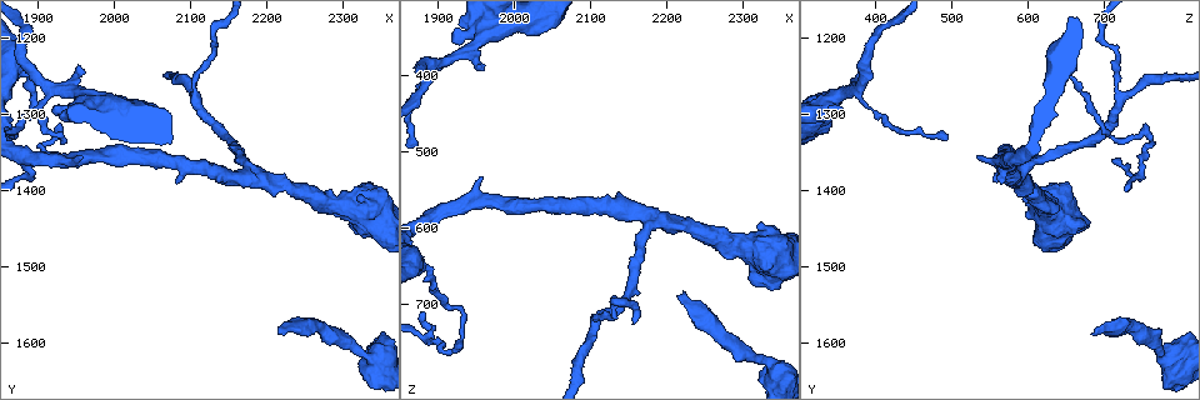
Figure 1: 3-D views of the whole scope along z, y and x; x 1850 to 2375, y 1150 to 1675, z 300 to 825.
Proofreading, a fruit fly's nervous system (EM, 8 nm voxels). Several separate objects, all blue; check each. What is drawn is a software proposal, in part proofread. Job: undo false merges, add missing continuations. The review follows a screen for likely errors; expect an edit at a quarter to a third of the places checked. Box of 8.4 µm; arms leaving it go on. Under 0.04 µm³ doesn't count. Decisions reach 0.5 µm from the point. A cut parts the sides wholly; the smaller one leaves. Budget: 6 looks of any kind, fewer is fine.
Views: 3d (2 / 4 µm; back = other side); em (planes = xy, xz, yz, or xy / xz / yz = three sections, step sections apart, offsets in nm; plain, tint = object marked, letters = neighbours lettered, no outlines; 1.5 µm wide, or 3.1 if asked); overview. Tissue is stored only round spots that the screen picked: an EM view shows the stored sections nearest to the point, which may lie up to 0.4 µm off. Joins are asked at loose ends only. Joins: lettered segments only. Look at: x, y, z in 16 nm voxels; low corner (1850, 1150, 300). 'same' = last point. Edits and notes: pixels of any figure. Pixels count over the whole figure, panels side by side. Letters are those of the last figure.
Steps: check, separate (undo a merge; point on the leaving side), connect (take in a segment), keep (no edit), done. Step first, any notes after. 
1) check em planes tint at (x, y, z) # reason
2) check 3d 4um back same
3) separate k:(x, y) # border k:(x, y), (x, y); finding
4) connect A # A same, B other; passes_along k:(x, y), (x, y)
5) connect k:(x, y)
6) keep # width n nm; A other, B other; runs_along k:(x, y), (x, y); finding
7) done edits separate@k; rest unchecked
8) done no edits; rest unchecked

check em planes letters at (1955, 1240, 390) # branch stops here

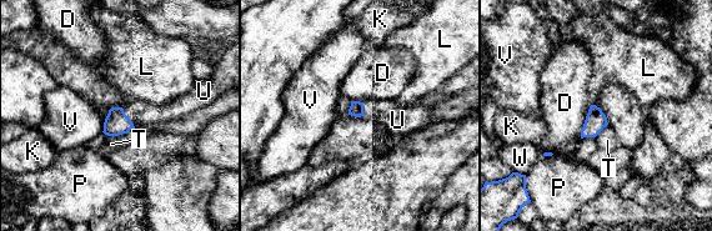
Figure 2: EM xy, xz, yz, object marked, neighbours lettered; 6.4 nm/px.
connect U # D other, K other, L other, P other, T other, U same, V other, W other; the neuron continues

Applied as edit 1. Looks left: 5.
check overview # redraw

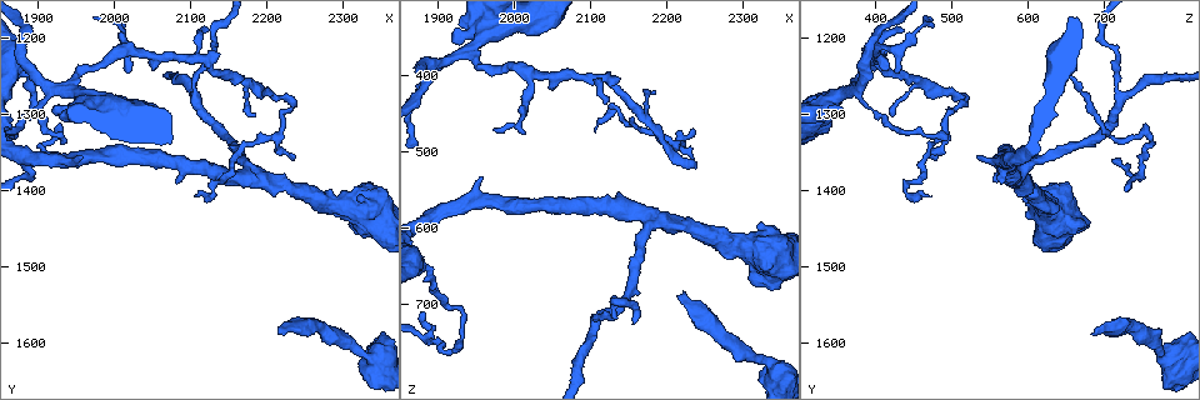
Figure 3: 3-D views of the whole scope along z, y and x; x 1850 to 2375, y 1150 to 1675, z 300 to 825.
check 3d 2um at (1920, 1330, 765) # abrupt turn

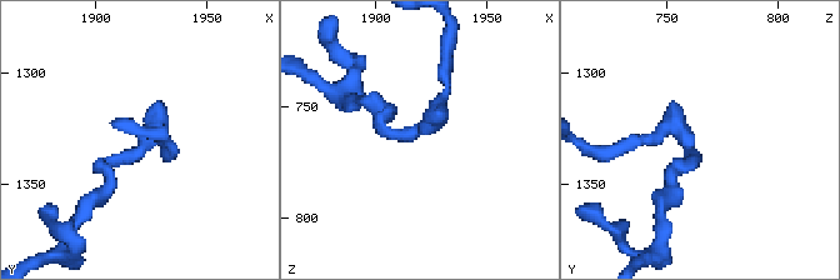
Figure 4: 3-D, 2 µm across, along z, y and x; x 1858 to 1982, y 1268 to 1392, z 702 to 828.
check em planes letters at (1925, 1332, 760) # now the EM

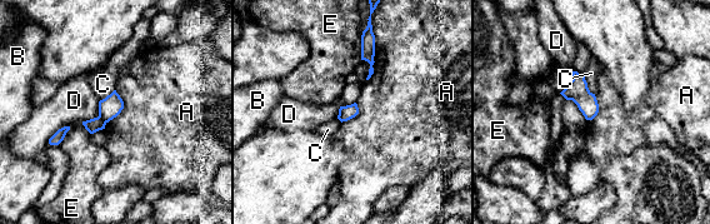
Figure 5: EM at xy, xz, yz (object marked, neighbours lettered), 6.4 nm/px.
separate 5:(93, 125) # width 100 nm; A other, B other, C other, D other, E other; border 5:(98, 117), (105, 123); two neurons meet here

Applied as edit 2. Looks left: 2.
check overview # see it whole again

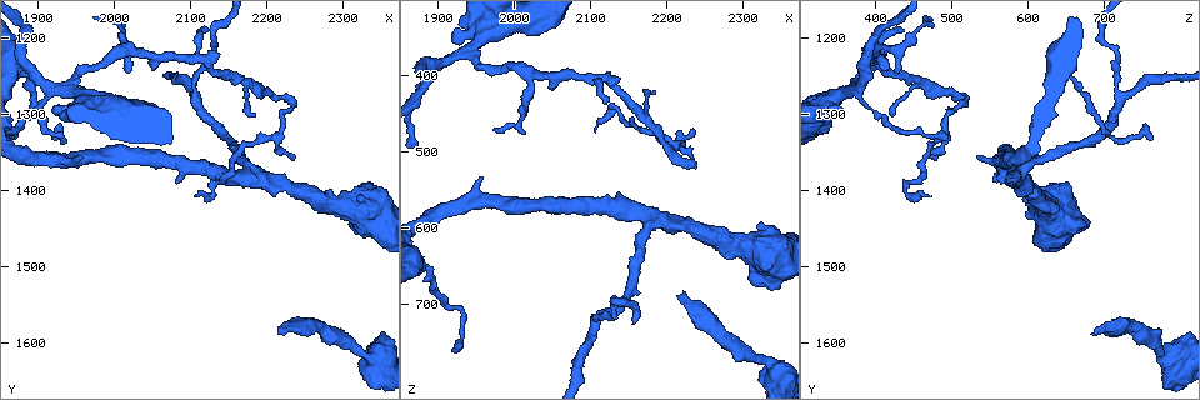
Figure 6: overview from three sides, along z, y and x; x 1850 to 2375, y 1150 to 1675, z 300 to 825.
check em planes letters at (2230, 1280, 520) # abrupt turn

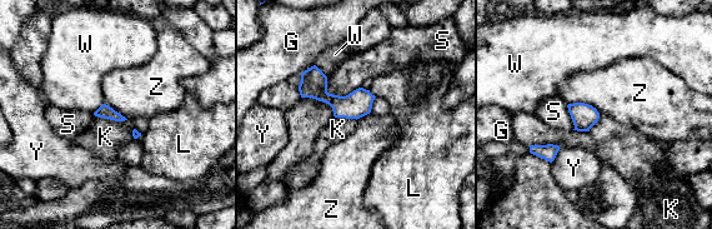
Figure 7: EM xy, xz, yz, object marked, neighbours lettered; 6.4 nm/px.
keep # longest_contact S 240 nm; G other, K other, L other, S other, W other, Y other, Z other; one neuron here

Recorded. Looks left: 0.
done edits connect@2, separate@5; rest unchecked

